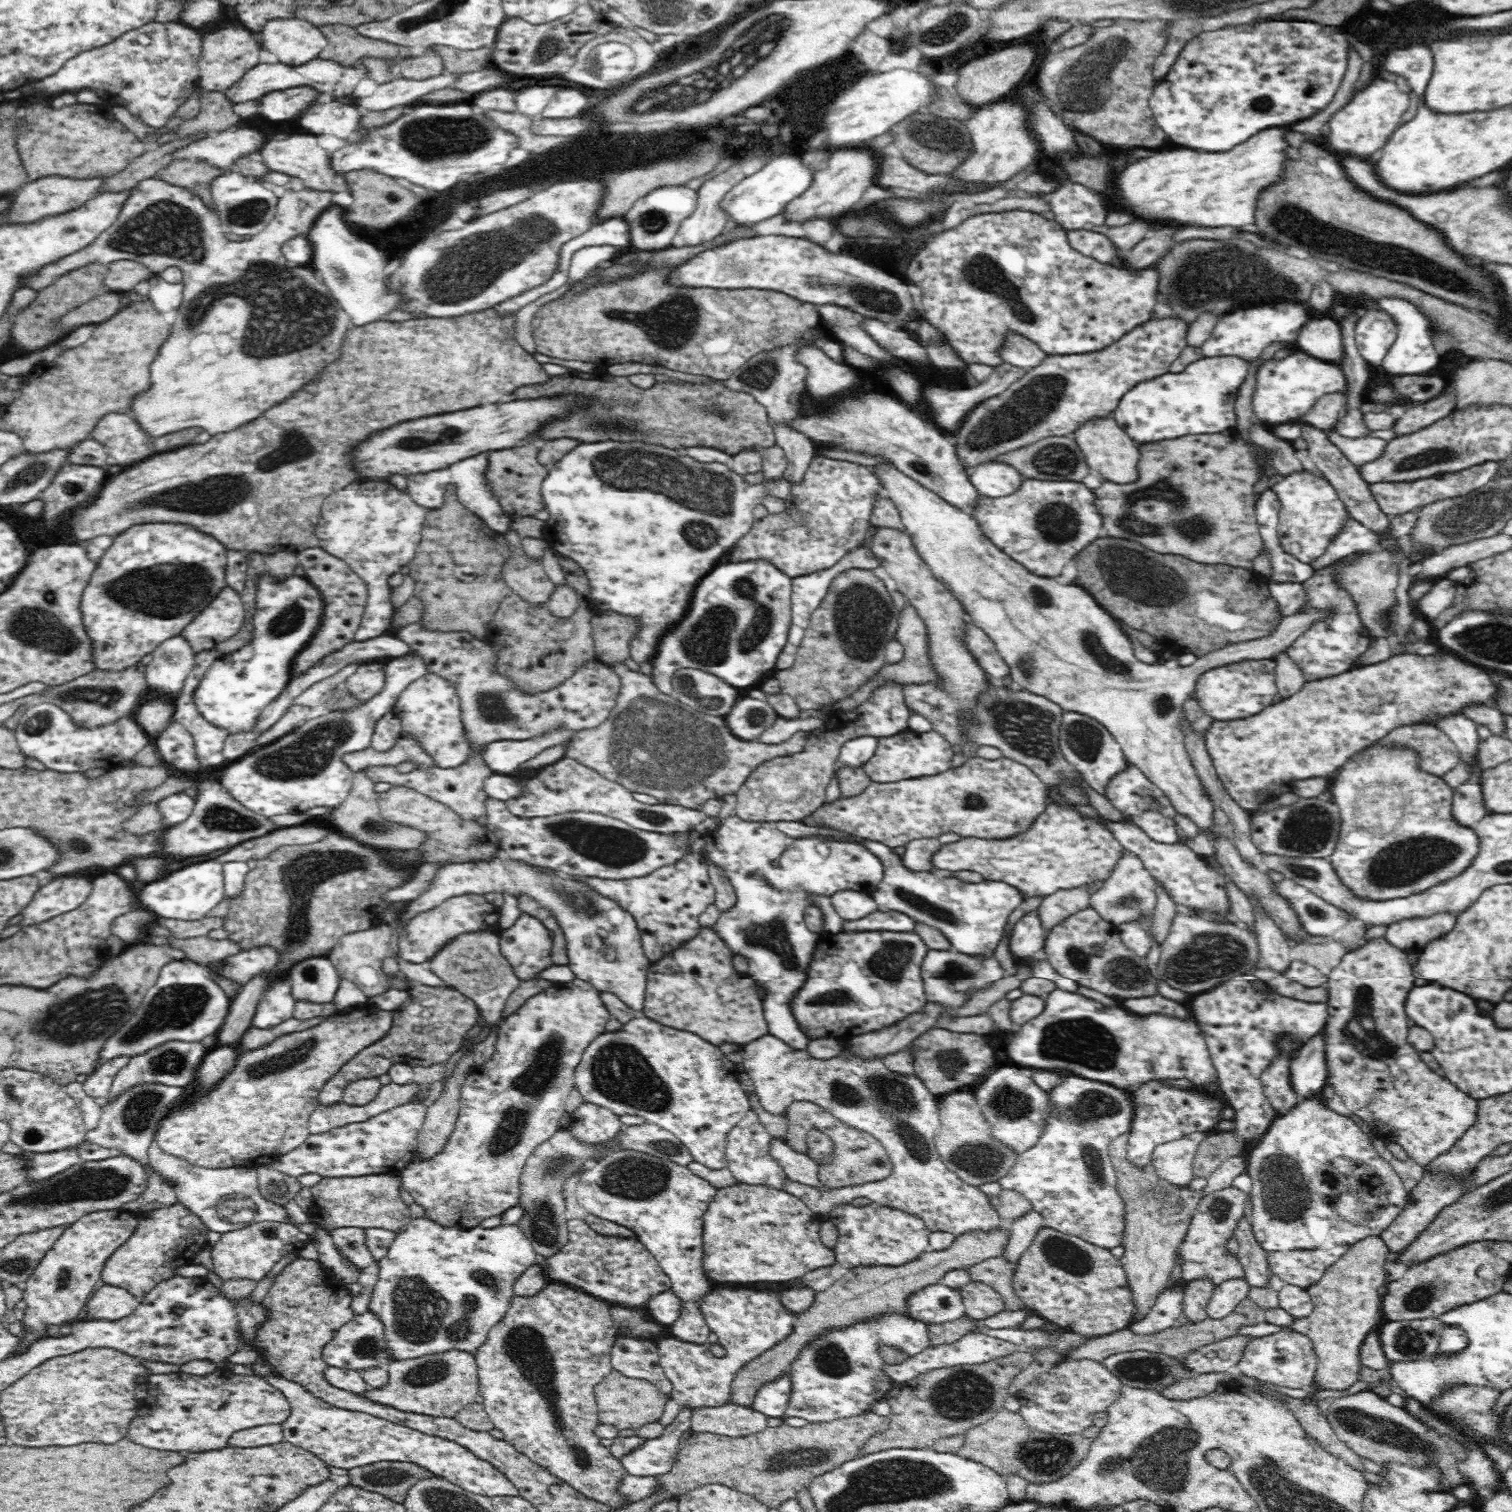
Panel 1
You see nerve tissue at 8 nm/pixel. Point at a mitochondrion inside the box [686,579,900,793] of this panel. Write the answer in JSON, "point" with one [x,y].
{"point":[758,718]}

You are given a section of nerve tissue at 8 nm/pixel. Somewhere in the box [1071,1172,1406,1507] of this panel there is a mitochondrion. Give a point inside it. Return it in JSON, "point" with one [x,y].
{"point":[1161,1462]}

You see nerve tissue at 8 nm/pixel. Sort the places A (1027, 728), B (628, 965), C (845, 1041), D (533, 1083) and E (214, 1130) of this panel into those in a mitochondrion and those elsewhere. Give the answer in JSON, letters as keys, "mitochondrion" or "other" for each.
{"A":"mitochondrion","B":"other","C":"other","D":"mitochondrion","E":"other"}

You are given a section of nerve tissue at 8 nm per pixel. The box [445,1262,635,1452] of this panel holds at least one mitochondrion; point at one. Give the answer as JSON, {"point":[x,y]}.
{"point":[482,1276]}

